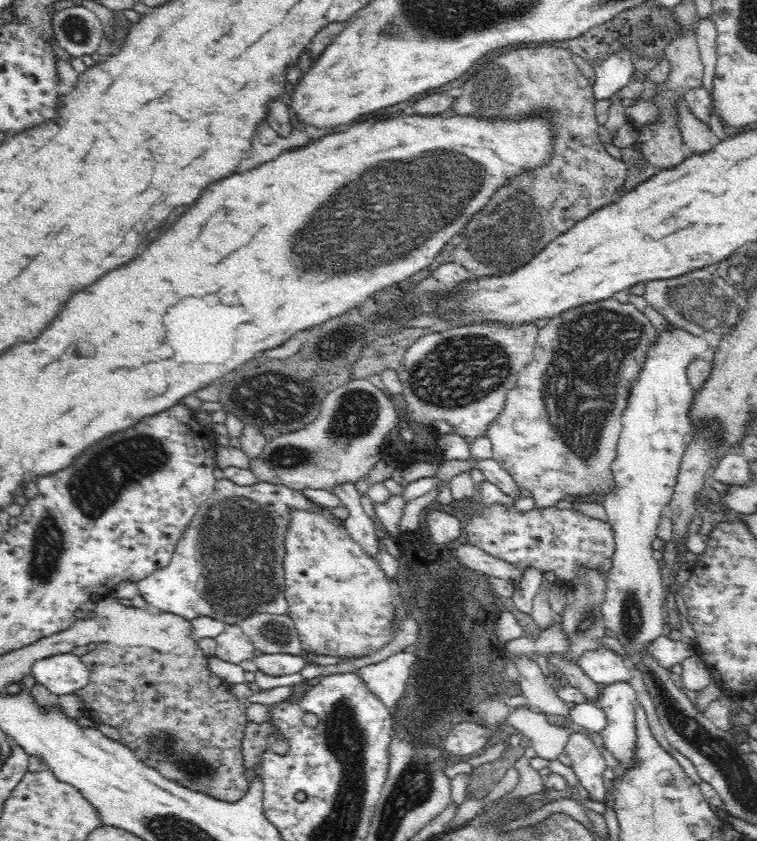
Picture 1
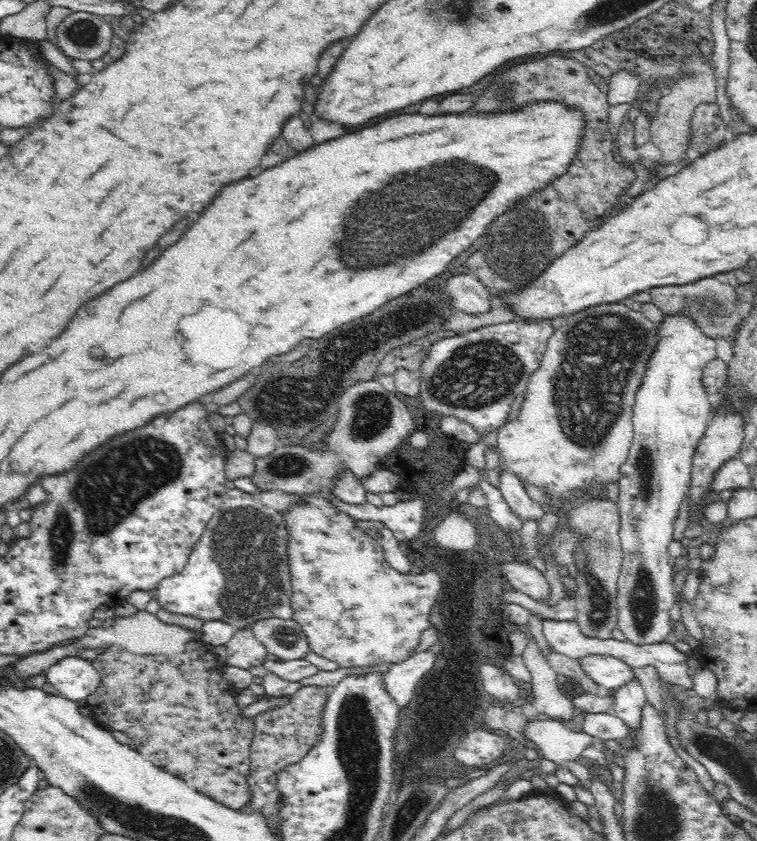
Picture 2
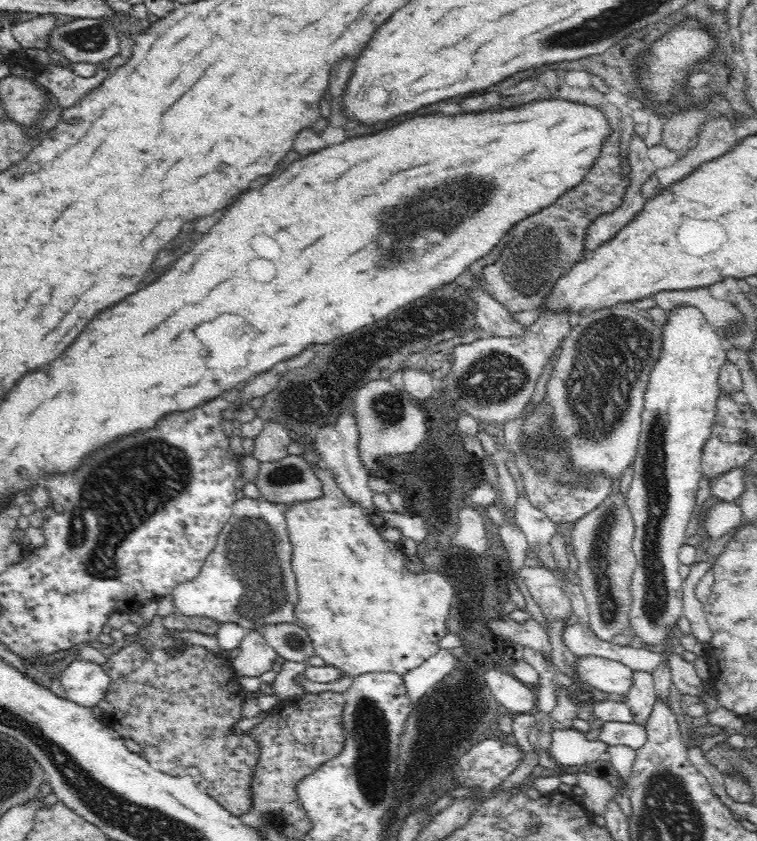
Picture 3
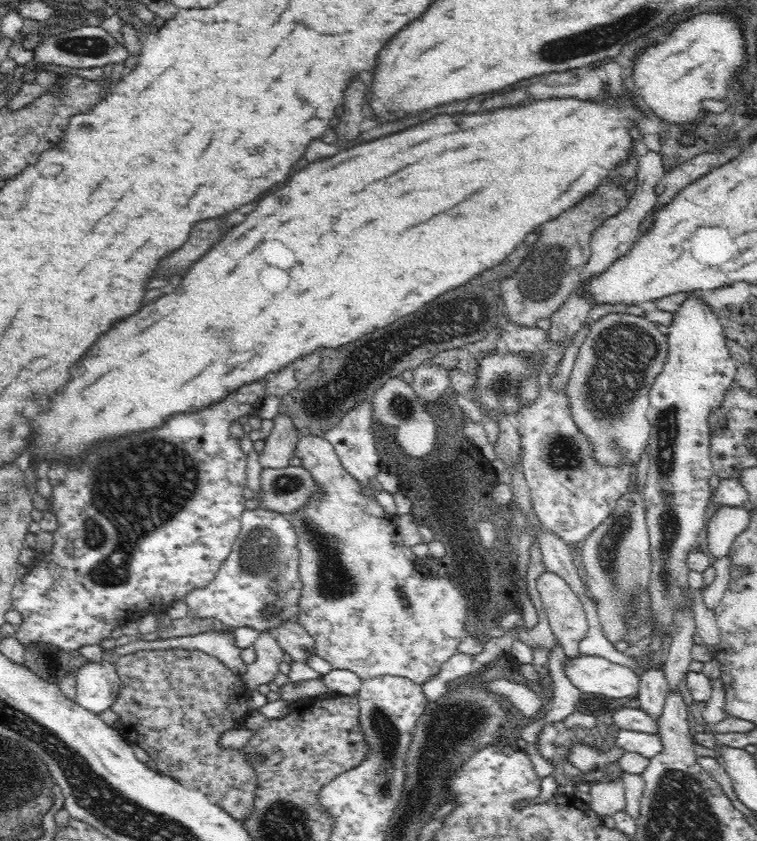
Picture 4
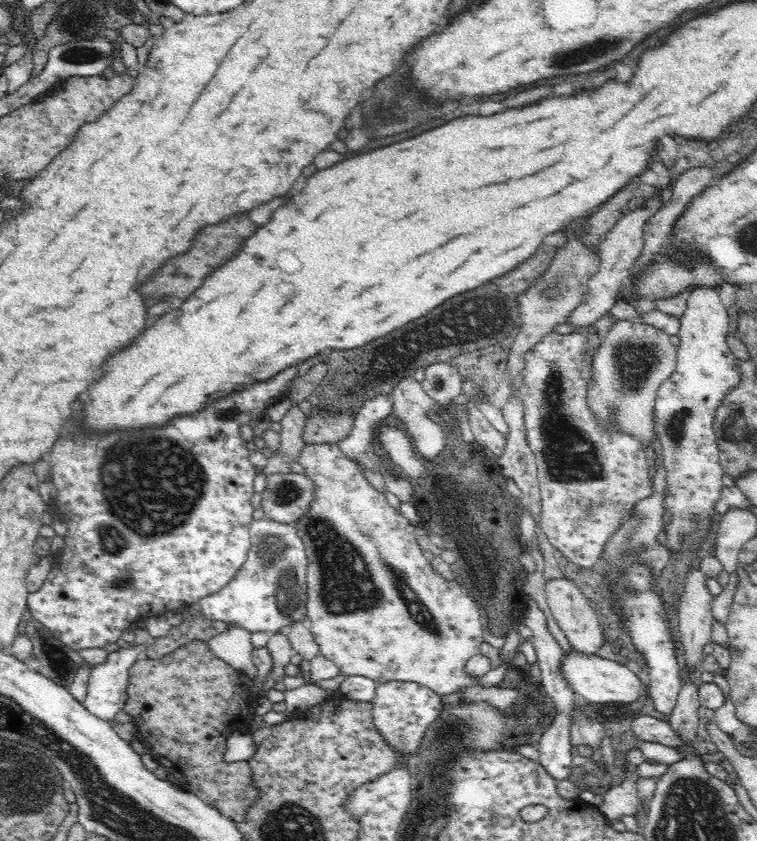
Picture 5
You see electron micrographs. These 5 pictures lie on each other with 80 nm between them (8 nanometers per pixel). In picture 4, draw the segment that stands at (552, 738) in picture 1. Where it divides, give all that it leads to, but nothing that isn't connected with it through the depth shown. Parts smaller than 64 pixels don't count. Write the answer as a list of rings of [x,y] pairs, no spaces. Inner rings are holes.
[[[579,744],[572,748],[569,760],[579,770],[590,772],[608,763],[620,763],[623,756],[628,752],[627,748],[618,746],[609,751],[599,751],[598,749]]]

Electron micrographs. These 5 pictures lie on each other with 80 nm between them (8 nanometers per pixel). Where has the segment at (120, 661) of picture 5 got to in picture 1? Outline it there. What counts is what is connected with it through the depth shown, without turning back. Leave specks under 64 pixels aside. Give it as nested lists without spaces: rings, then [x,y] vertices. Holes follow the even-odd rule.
[[[73,652],[58,653],[32,662],[34,678],[54,694],[77,694],[89,685],[91,670]]]

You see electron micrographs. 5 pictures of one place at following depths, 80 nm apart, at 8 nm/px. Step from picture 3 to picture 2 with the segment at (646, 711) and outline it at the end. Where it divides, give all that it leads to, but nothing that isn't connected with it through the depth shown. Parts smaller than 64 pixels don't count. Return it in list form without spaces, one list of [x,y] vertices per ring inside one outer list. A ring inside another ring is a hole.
[[[634,678],[609,695],[613,697],[615,715],[631,730],[637,731],[641,725],[642,709],[648,703],[641,680]]]

